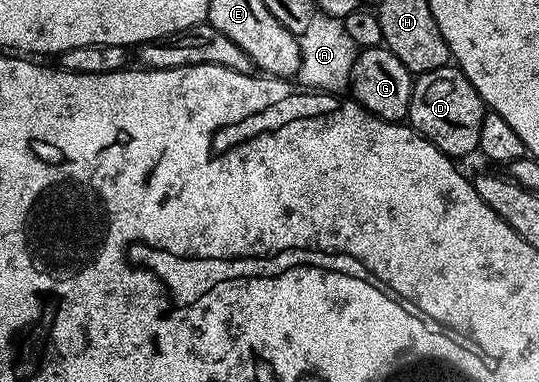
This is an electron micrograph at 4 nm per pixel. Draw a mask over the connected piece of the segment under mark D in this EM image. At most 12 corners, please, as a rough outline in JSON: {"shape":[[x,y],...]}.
{"shape":[[449,64],[412,83],[407,121],[453,160],[480,148],[484,101]]}

